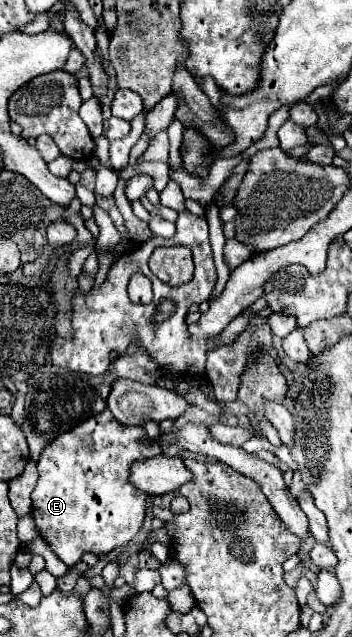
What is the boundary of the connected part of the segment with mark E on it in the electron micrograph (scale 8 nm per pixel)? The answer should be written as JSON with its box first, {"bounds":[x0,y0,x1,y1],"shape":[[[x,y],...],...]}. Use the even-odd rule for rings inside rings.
{"bounds":[31,409,161,567],"shape":[[[105,409],[103,413],[97,413],[83,421],[81,425],[73,427],[65,435],[59,435],[41,453],[37,461],[39,481],[35,491],[31,493],[33,501],[31,515],[35,519],[39,535],[49,543],[53,553],[67,567],[77,565],[85,551],[93,555],[103,555],[113,551],[115,547],[127,545],[141,529],[145,517],[145,503],[149,495],[145,491],[137,491],[137,487],[129,481],[131,465],[139,459],[149,459],[161,453],[161,445],[141,443],[143,437],[145,437],[143,427],[125,427],[123,423],[117,423],[117,419],[113,419],[109,409]]]}

